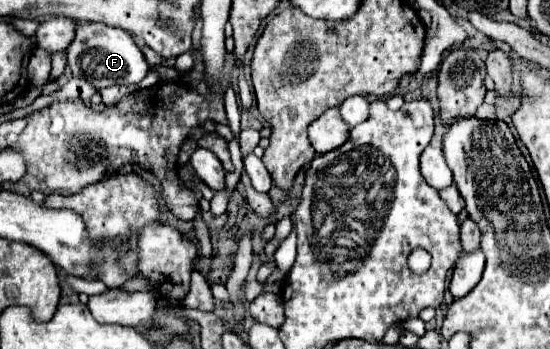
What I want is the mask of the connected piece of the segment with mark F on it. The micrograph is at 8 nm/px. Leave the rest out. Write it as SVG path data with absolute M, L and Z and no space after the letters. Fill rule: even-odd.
M100 22L78 24L76 38L66 50L66 54L68 54L68 66L72 68L72 74L90 82L96 90L112 84L136 84L150 70L144 54L140 52L134 38L126 30L100 24Z

